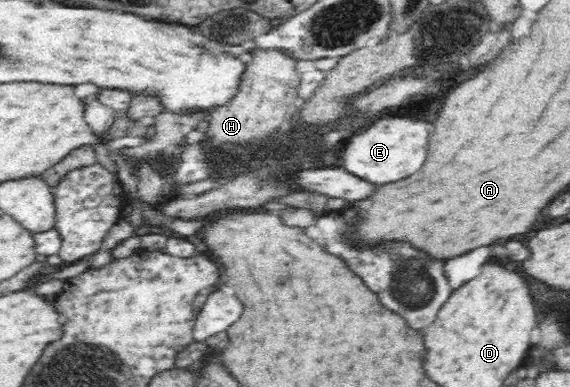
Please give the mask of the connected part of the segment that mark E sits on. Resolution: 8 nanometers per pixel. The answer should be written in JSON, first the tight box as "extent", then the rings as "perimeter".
{"extent":[340,118,430,186],"perimeter":[[[384,118],[362,130],[360,134],[353,133],[350,142],[343,146],[342,162],[340,166],[359,178],[367,179],[376,186],[390,184],[394,180],[406,178],[408,174],[416,172],[424,158],[426,146],[430,138],[430,124],[424,120],[412,118]]]}

